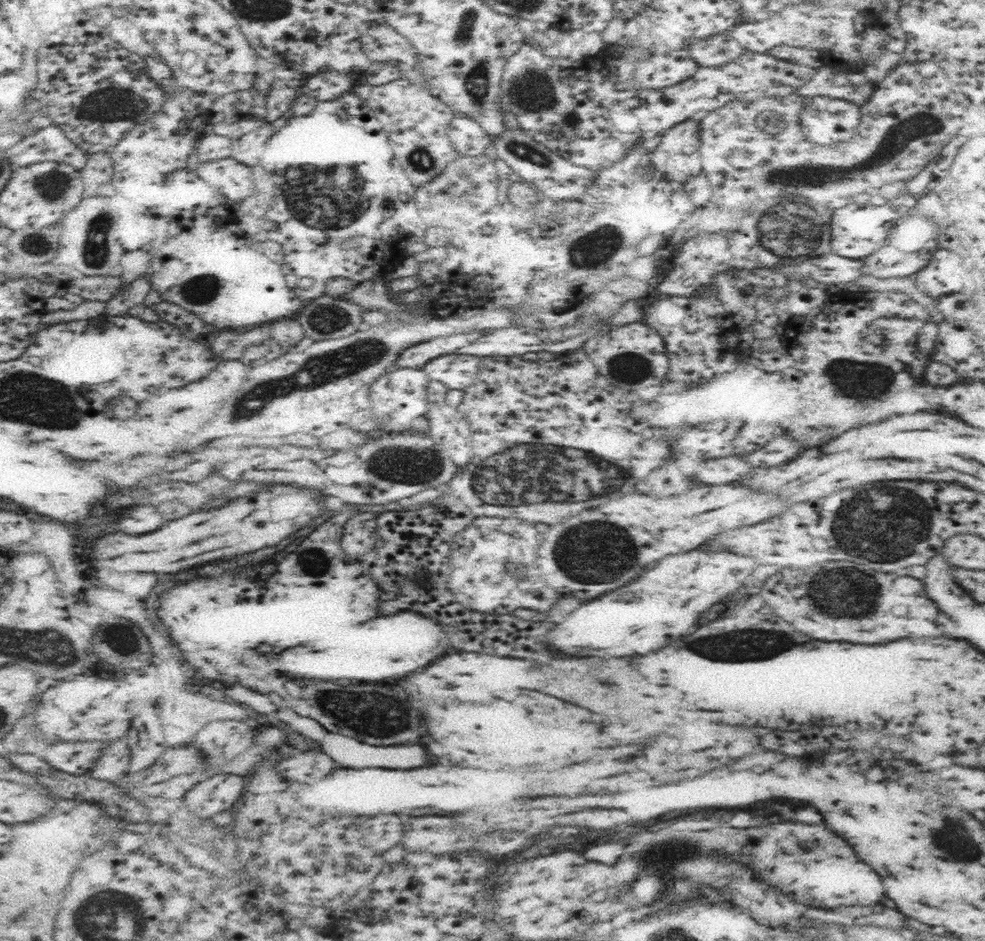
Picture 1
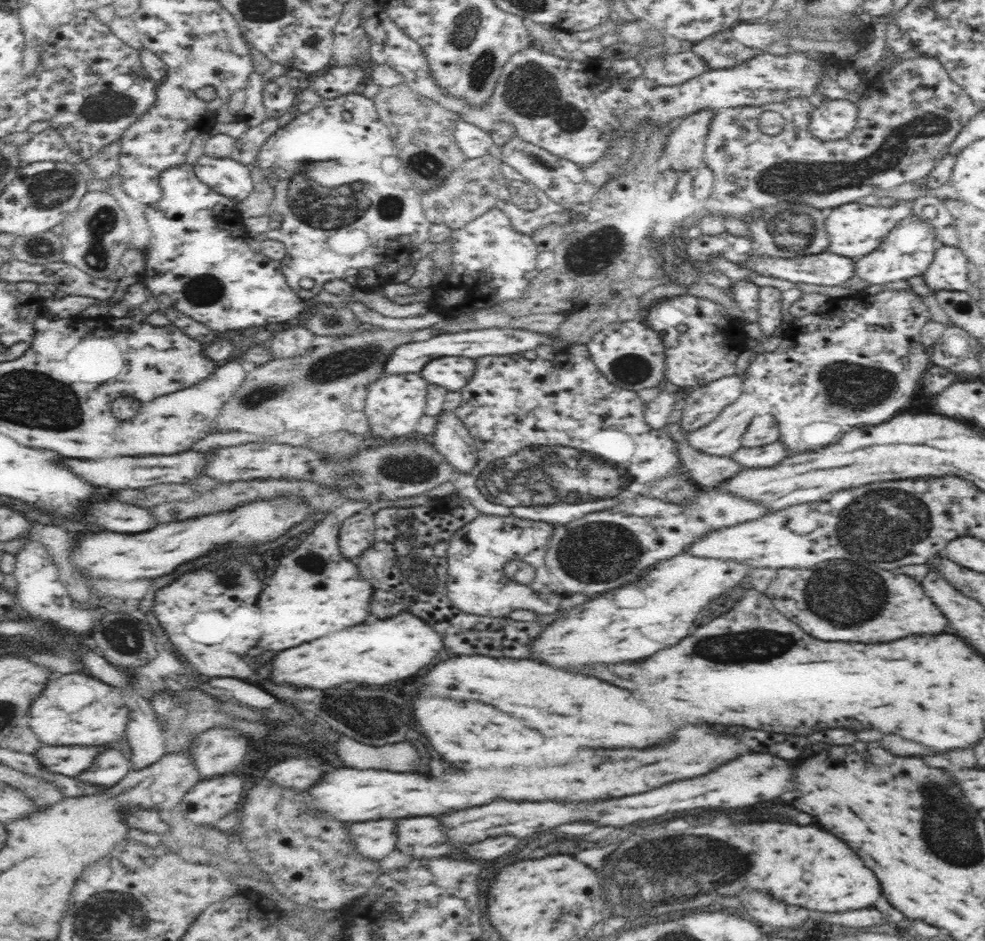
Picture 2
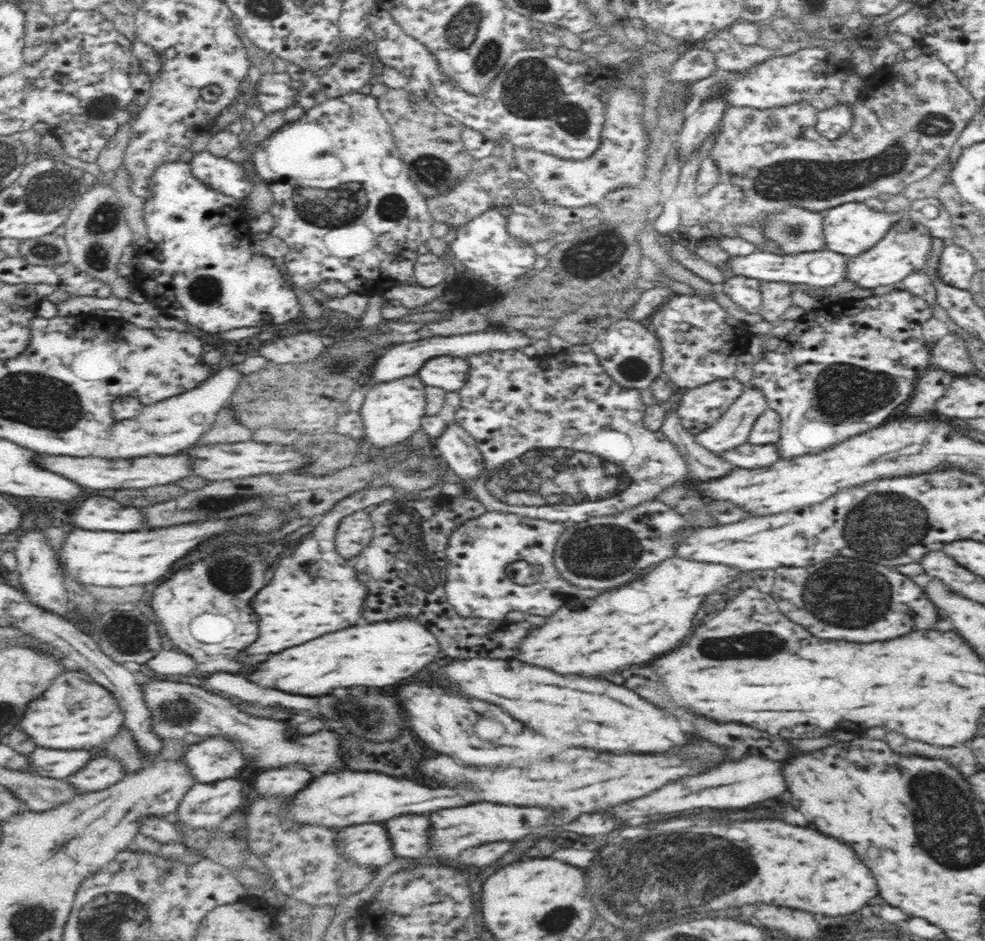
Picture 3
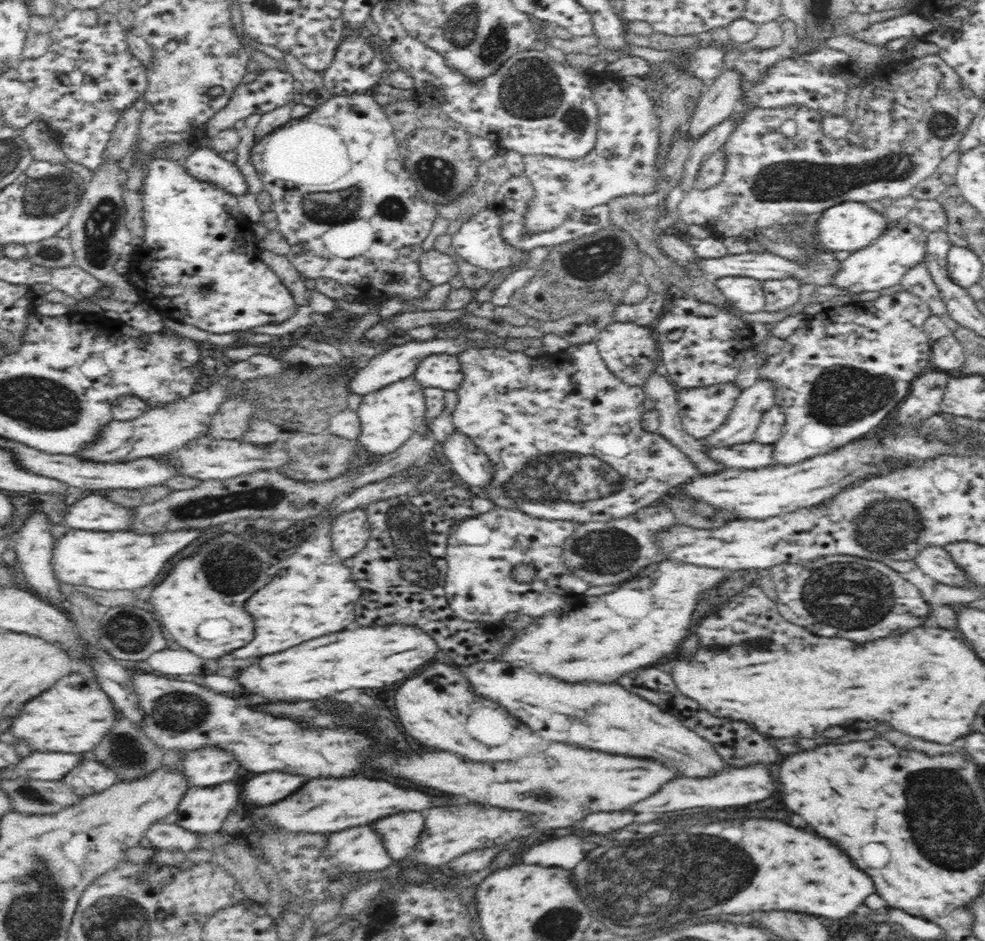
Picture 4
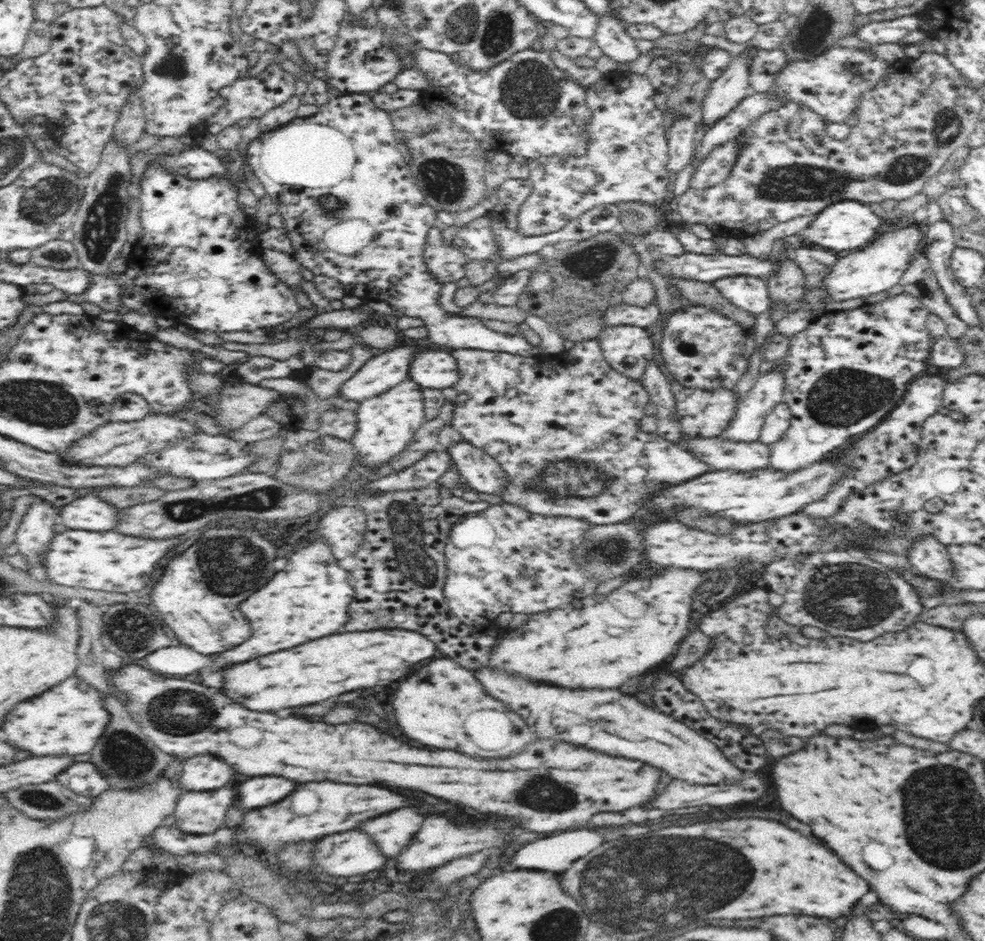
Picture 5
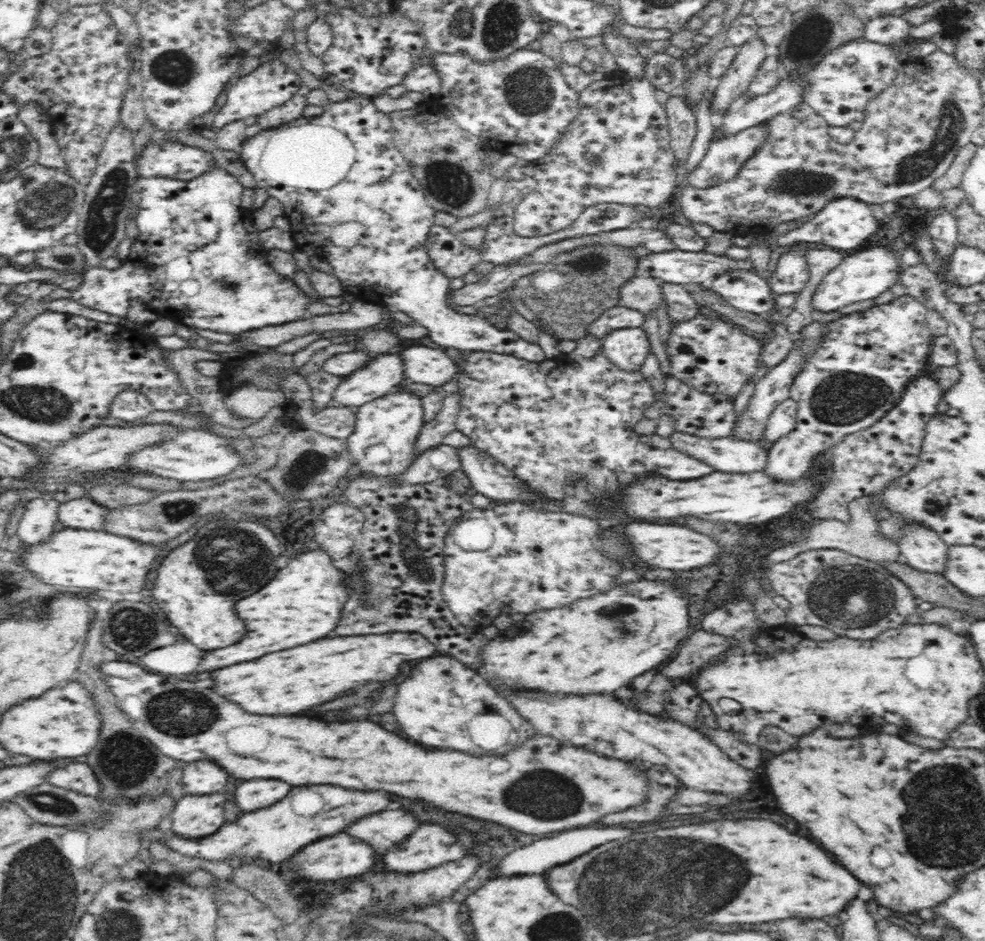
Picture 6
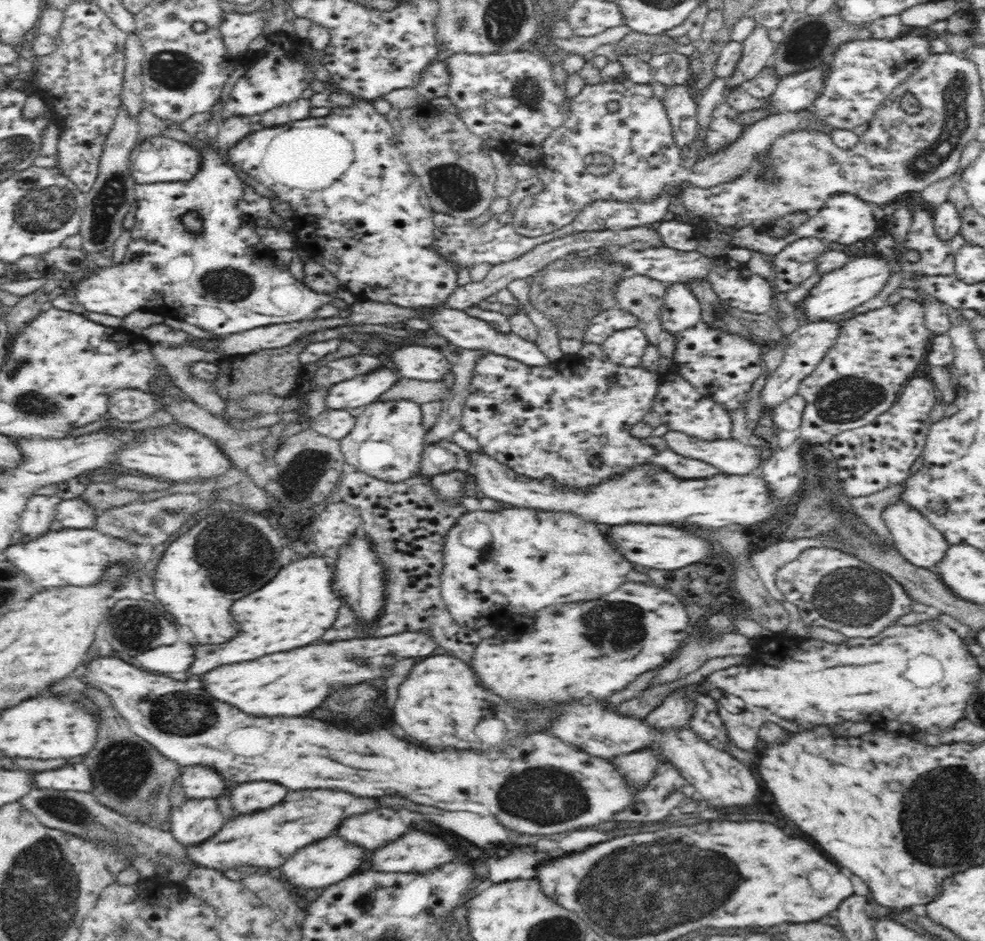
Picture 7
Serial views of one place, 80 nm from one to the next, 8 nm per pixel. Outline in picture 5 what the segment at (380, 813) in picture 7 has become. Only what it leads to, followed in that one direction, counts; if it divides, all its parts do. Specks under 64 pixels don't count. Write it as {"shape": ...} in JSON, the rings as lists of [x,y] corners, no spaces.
{"shape":[[[402,808],[372,818],[360,828],[374,838],[374,842],[386,856],[396,858],[412,842],[414,834],[422,828],[422,814],[418,814],[416,808]]]}

